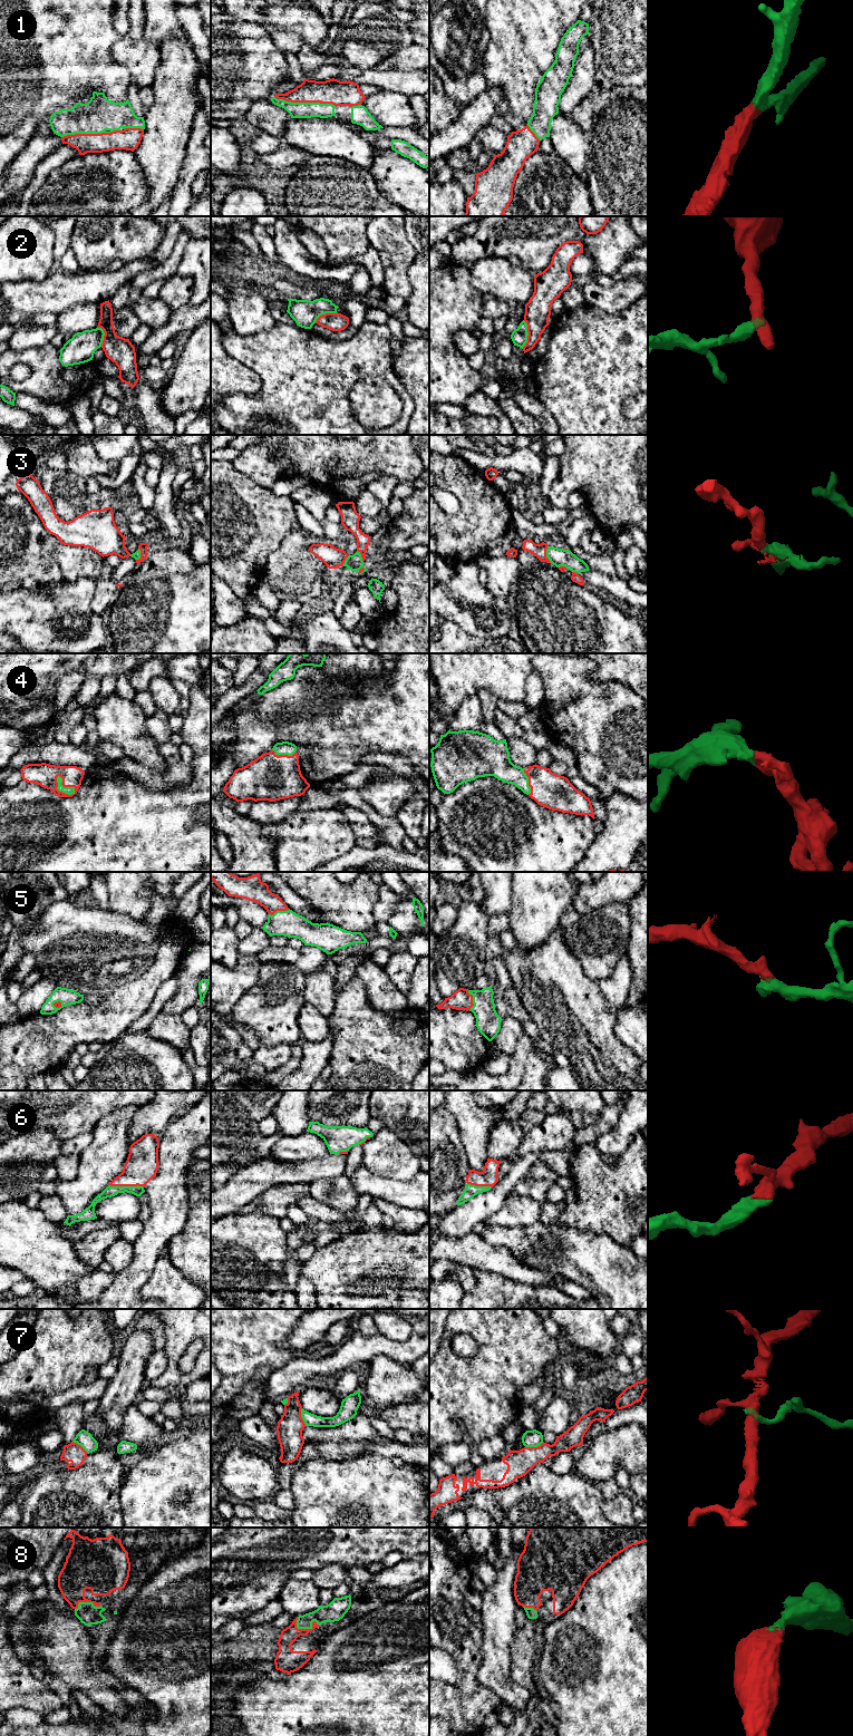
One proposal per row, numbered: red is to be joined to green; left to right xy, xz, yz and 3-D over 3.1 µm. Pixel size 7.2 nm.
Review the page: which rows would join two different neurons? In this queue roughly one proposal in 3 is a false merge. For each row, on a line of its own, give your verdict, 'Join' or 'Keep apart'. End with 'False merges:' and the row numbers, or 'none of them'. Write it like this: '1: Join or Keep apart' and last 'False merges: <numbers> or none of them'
1: Join
2: Keep apart
3: Join
4: Join
5: Join
6: Join
7: Keep apart
8: Join
False merges: 2, 7

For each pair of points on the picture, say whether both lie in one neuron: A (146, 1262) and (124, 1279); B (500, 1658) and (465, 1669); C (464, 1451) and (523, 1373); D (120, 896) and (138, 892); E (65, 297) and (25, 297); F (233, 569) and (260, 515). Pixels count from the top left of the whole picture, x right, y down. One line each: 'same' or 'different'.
A: same
B: different
C: different
D: same
E: same
F: same

